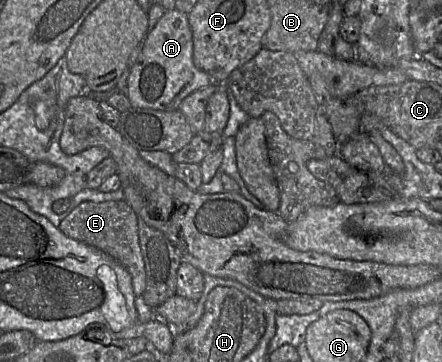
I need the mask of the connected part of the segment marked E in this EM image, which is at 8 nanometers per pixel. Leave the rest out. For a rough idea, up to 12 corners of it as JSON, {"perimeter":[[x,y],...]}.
{"perimeter":[[125,200],[82,202],[61,221],[66,236],[96,247],[131,275],[146,272],[138,216]]}

